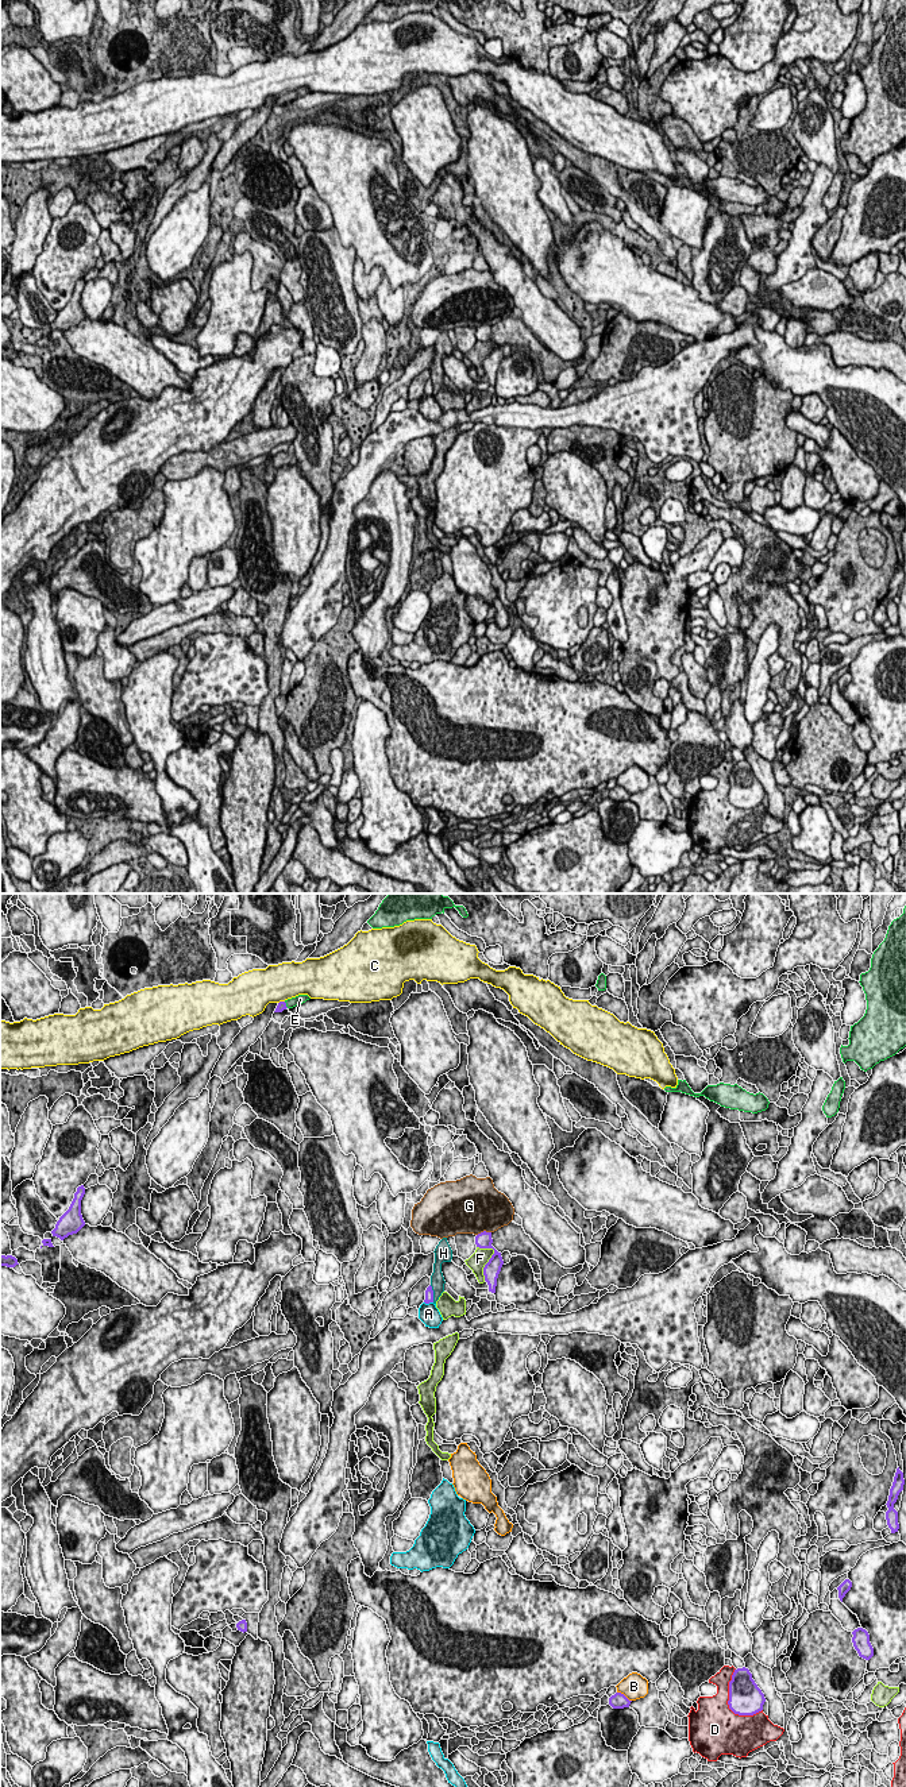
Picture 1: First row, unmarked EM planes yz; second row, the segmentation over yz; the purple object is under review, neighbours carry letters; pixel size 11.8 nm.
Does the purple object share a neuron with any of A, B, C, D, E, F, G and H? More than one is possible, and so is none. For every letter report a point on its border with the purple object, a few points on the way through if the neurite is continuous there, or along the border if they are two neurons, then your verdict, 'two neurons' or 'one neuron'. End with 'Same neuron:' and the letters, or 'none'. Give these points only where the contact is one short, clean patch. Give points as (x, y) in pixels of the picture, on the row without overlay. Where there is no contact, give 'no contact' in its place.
A: contact yz (428, 396); two neurons
B: contact yz (623, 787); two neurons
C: contact yz (281, 95); two neurons
D: contact yz (729, 792); two neurons
E: contact yz (285, 97); way yz (281, 99), (285, 97), (300, 92); one neuron
F: contact yz (492, 350); two neurons
G: contact yz (484, 324); two neurons
H: contact yz (432, 386); two neurons
Same neuron: E

